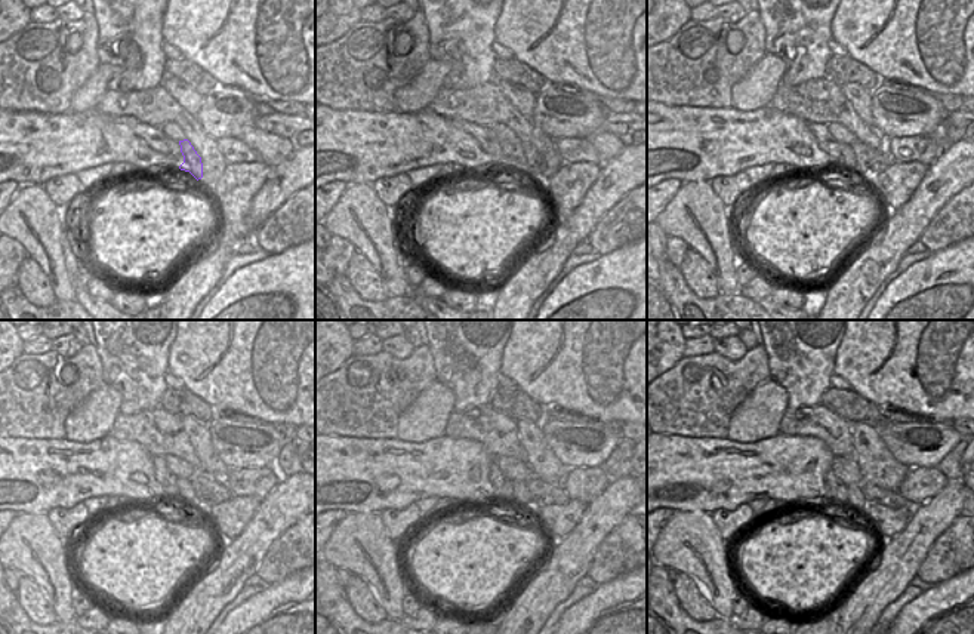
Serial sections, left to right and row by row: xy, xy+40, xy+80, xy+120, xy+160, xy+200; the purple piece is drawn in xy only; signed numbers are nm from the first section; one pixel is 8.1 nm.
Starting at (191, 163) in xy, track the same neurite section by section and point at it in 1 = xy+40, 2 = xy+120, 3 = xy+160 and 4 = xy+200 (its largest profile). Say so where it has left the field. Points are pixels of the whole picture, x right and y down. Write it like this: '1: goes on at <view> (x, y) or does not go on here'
1: goes on at xy+40 (526, 157)
2: goes on at xy+120 (209, 492)
3: goes on at xy+160 (542, 494)
4: goes on at xy+200 (893, 499)

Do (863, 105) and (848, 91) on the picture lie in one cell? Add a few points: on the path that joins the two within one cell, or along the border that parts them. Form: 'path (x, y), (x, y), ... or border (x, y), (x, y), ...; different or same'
path (860, 102), (851, 94); same

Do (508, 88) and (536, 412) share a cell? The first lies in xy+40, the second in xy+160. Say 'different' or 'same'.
different

